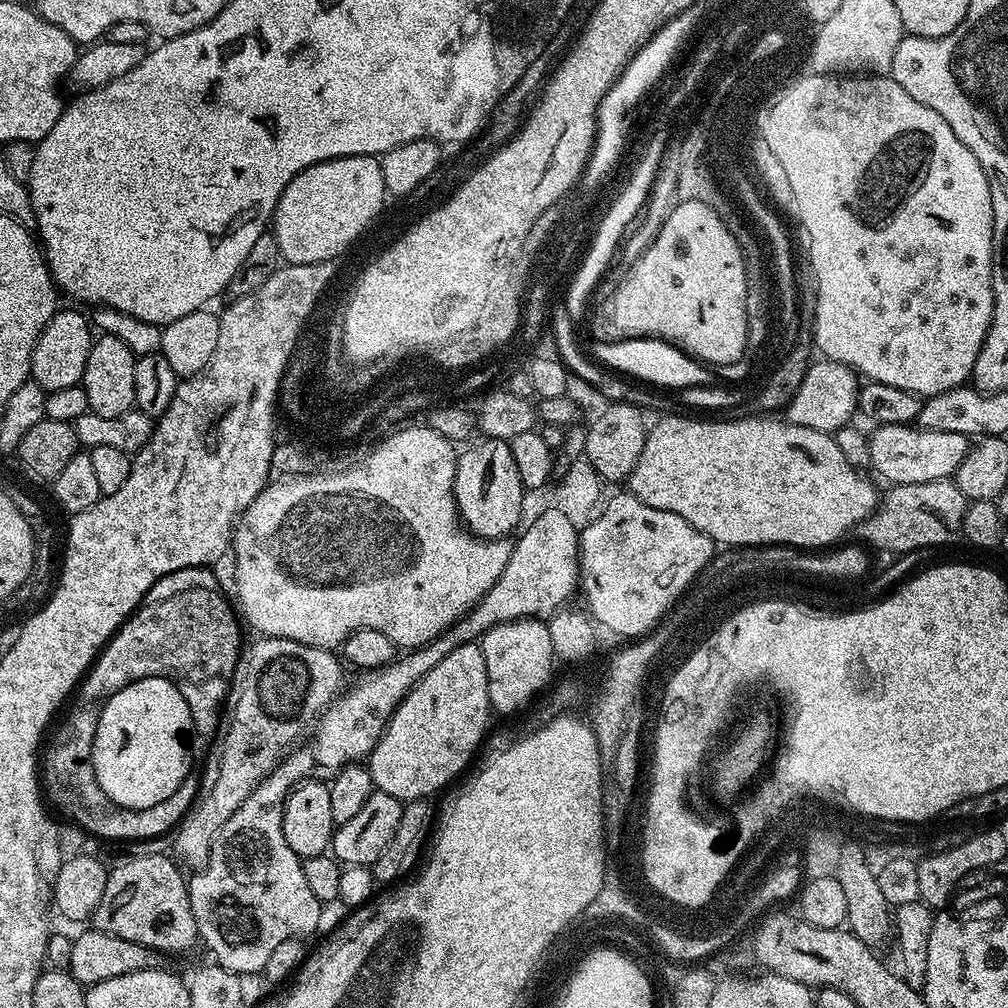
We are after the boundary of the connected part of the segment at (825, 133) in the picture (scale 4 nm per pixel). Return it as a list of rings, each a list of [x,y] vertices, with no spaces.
[[[817,74],[812,80],[802,79],[801,83],[793,80],[788,86],[786,94],[782,97],[783,99],[778,104],[770,106],[760,119],[760,139],[757,145],[757,156],[760,161],[758,172],[759,175],[764,175],[768,179],[768,184],[774,191],[781,192],[788,199],[788,204],[792,207],[793,214],[800,219],[800,224],[804,227],[805,234],[808,235],[806,257],[813,264],[814,275],[818,280],[815,347],[818,349],[819,355],[829,360],[842,362],[847,368],[851,368],[853,372],[863,377],[865,381],[873,384],[885,384],[886,386],[898,386],[898,390],[906,390],[910,394],[921,398],[942,394],[940,388],[943,388],[944,391],[950,390],[948,384],[953,388],[961,387],[956,382],[956,360],[960,360],[960,356],[975,356],[975,358],[978,358],[978,354],[984,345],[986,334],[992,325],[992,315],[994,314],[994,290],[992,289],[992,199],[990,198],[988,179],[978,162],[978,158],[974,158],[974,154],[970,150],[966,150],[966,146],[962,146],[962,142],[958,142],[954,130],[950,130],[950,126],[946,126],[946,122],[938,113],[930,110],[930,106],[926,106],[922,102],[914,102],[914,98],[910,98],[910,94],[906,94],[906,90],[902,90],[902,86],[898,86],[898,82],[894,82],[891,75],[888,74]]]

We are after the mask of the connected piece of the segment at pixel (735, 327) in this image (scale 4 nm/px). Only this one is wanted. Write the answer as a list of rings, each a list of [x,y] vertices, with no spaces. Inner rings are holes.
[[[680,200],[676,208],[666,218],[662,230],[654,238],[652,245],[636,259],[636,264],[629,270],[627,276],[618,286],[616,291],[616,324],[625,328],[628,332],[652,332],[662,334],[671,340],[680,341],[680,344],[688,344],[692,352],[700,352],[700,356],[708,356],[708,360],[732,360],[732,356],[745,354],[748,343],[748,303],[744,301],[744,272],[740,269],[740,252],[736,252],[736,244],[728,240],[730,228],[718,213],[704,202],[686,202]]]

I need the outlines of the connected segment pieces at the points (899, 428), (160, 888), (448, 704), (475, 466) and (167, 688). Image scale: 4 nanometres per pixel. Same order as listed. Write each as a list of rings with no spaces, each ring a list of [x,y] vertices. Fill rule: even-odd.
[[[882,424],[868,436],[871,471],[876,471],[889,485],[934,482],[955,477],[962,458],[970,447],[969,437],[926,430],[907,424]]]
[[[132,856],[129,860],[122,861],[117,868],[113,867],[106,878],[106,894],[102,894],[102,902],[98,902],[92,915],[91,927],[126,939],[127,942],[140,943],[160,954],[190,951],[198,944],[198,933],[194,914],[190,910],[186,876],[176,869],[177,861],[173,860],[167,860],[164,856]]]
[[[479,643],[458,646],[426,678],[422,678],[408,691],[408,696],[396,707],[396,713],[385,726],[378,746],[374,746],[372,755],[366,761],[366,767],[372,775],[375,791],[385,792],[401,802],[432,798],[439,788],[444,788],[468,763],[472,755],[481,747],[488,728],[490,705],[488,702],[488,679],[486,678],[486,658],[482,658]]]
[[[487,438],[481,441],[481,444],[476,444],[465,452],[461,451],[456,457],[456,510],[464,527],[473,536],[498,540],[507,537],[507,532],[517,531],[526,489],[522,478],[518,478],[518,466],[514,463],[511,443]]]
[[[166,677],[134,681],[103,701],[93,740],[92,761],[98,786],[118,806],[137,810],[158,806],[189,775],[192,720],[186,699]]]

